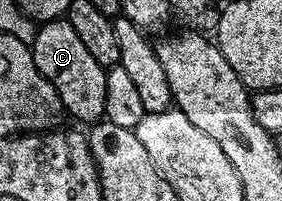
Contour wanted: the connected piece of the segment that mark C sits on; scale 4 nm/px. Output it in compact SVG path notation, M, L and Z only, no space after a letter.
M59 17L43 22L35 30L32 44L36 69L56 89L67 116L75 115L83 119L86 125L101 120L106 113L106 73L107 68L101 67L88 53L86 46L76 37L76 29L65 18Z

